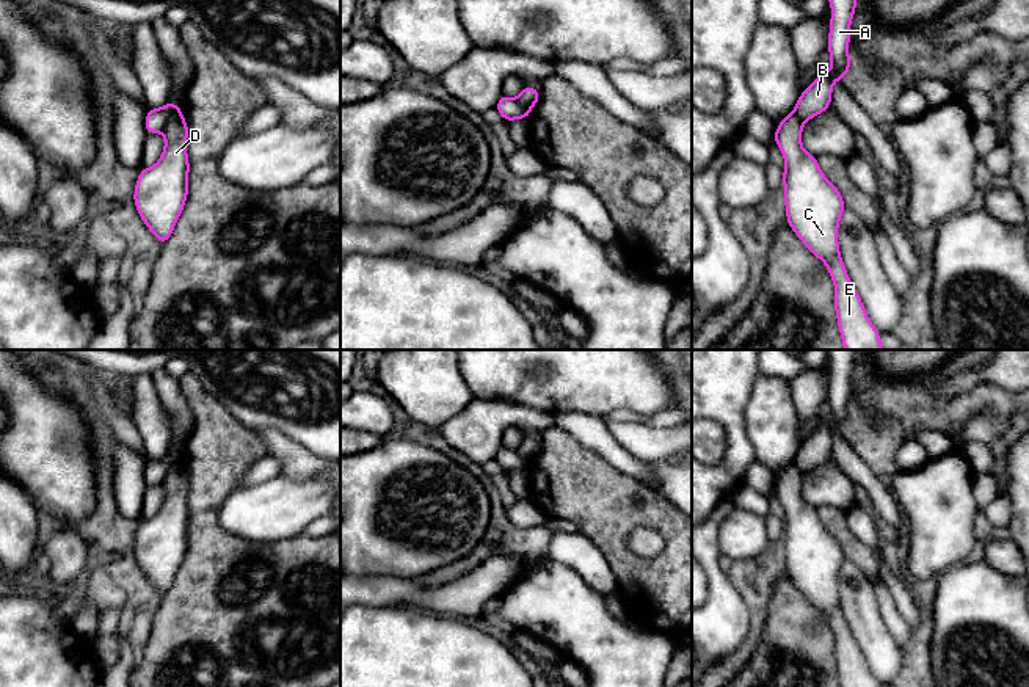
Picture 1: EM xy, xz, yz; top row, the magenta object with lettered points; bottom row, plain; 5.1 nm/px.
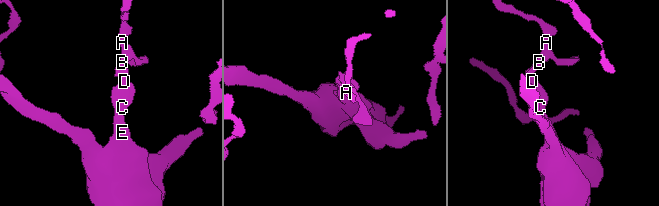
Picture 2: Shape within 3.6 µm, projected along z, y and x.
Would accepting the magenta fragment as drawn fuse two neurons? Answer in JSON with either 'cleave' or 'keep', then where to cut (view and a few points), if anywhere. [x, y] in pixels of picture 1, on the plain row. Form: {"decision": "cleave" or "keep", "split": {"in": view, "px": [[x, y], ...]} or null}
{"decision": "cleave", "split": {"in": "xy", "px": [[179, 461], [162, 482]]}}

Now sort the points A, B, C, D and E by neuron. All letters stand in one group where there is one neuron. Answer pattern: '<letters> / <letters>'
A B / C D E

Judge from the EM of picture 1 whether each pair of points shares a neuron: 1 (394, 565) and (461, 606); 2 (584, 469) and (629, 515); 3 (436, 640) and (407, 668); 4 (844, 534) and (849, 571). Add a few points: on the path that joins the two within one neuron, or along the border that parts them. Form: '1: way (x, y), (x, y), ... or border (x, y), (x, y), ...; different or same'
1: border (378, 576), (400, 576), (414, 581); different
2: way (595, 480), (618, 504); same
3: way (429, 648), (414, 662); same
4: border (847, 557), (872, 584); different

